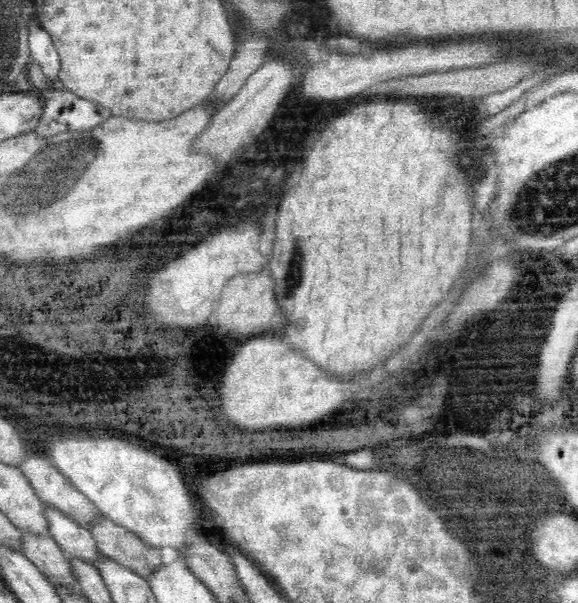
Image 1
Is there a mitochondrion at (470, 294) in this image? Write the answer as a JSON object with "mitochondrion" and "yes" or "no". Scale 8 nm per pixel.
{"mitochondrion":"yes"}

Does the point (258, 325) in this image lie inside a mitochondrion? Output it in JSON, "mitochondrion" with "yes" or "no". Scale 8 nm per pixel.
{"mitochondrion":"no"}

